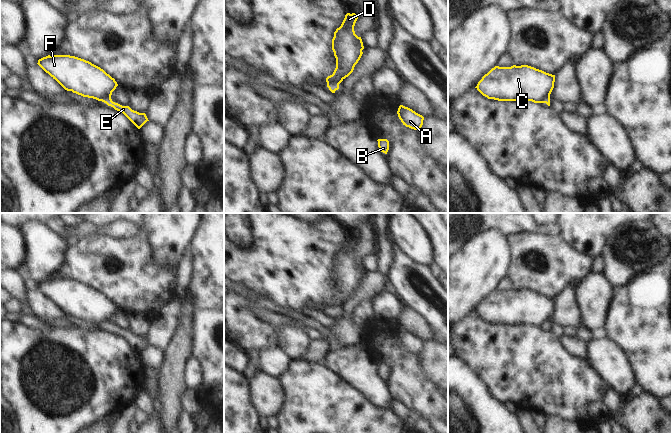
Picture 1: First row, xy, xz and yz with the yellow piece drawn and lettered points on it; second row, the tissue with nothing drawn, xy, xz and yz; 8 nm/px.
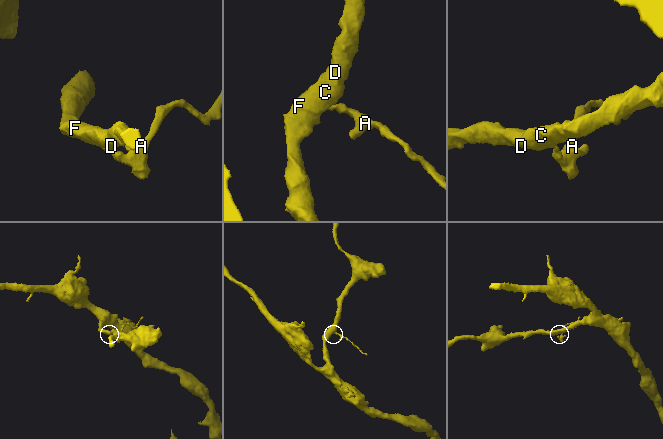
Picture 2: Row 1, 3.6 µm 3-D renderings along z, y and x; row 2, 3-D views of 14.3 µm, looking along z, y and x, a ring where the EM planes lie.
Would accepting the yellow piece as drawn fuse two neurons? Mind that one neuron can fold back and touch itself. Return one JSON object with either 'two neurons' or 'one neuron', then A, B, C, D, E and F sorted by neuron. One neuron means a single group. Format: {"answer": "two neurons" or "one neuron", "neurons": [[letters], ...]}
{"answer": "two neurons", "neurons": [["A", "B", "E"], ["C", "D", "F"]]}

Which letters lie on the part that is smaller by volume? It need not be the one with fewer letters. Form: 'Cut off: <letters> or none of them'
Cut off: A, B, E

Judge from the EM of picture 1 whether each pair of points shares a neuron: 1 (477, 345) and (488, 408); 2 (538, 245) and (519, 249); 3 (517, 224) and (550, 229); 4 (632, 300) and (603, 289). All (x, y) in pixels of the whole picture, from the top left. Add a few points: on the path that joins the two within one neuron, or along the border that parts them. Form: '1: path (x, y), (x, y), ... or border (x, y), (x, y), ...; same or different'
1: border (467, 365), (481, 379), (493, 396); different
2: path (533, 247), (524, 249); same
3: path (525, 224), (542, 229); same
4: border (614, 288), (607, 316); different

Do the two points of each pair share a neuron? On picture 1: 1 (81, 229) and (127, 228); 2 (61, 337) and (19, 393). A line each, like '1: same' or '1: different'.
1: same
2: same

